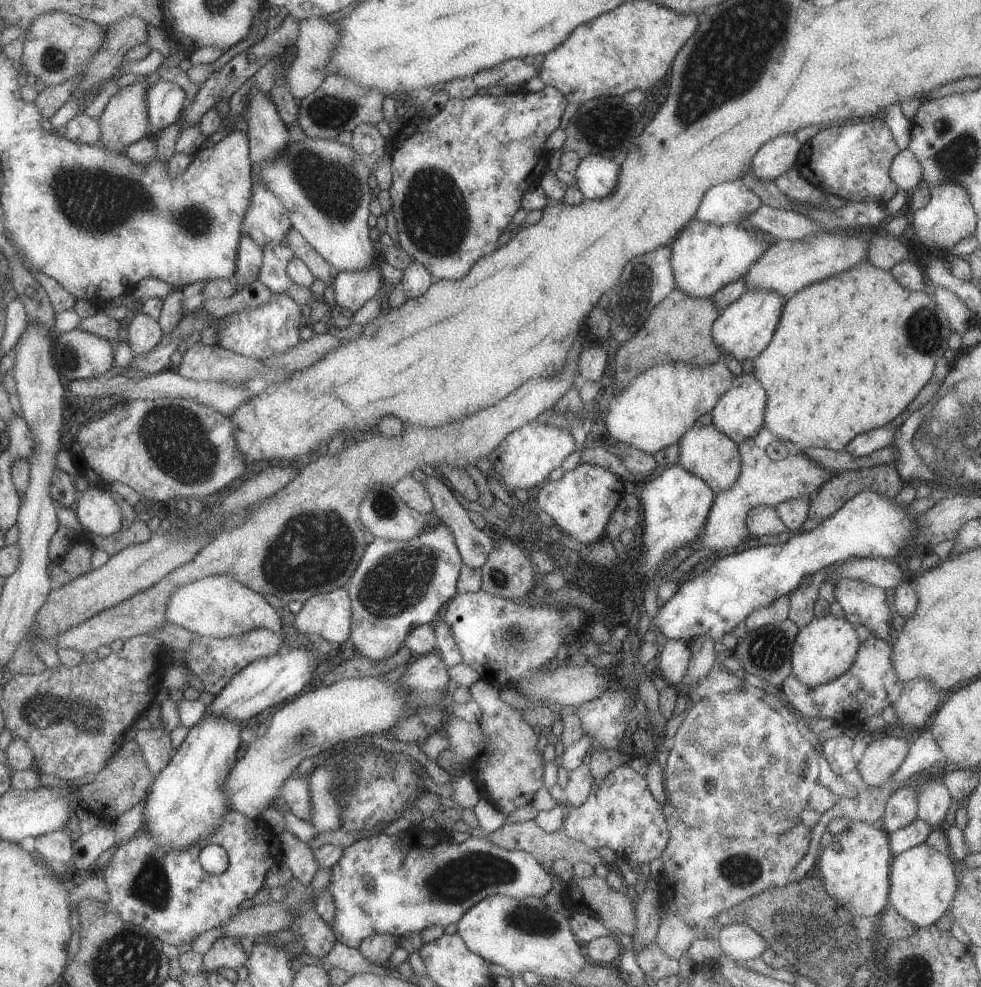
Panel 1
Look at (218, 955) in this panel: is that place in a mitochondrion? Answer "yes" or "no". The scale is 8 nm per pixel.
no

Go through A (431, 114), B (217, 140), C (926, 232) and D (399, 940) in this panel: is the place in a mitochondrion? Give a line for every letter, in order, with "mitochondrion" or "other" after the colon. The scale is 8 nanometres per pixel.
A: other
B: other
C: other
D: other

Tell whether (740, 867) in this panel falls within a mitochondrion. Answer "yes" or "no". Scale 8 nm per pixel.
yes

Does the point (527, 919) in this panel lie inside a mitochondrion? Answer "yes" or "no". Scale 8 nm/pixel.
yes

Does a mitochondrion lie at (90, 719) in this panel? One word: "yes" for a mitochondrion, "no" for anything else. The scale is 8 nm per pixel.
yes

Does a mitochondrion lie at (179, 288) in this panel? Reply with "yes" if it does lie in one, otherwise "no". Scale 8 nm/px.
no

